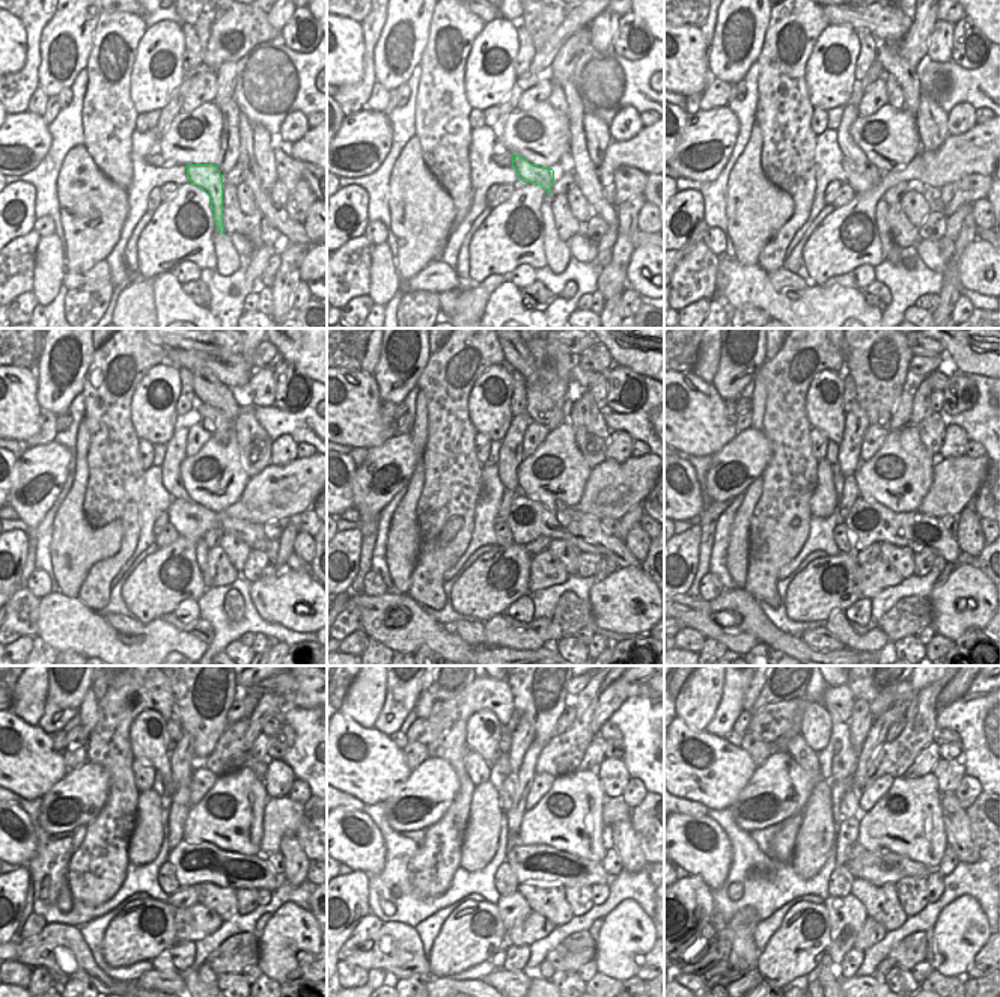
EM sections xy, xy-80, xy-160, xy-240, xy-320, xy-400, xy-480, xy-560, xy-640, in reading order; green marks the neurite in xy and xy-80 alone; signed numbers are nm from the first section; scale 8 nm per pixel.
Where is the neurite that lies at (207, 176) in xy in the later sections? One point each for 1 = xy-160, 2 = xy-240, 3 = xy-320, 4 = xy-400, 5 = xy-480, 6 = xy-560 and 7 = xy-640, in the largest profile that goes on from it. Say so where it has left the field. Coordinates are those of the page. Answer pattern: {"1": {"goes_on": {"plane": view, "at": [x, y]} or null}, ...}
{"1": {"goes_on": {"plane": "xy-160", "at": [850, 149]}}, "2": {"goes_on": {"plane": "xy-240", "at": [175, 448]}}, "3": {"goes_on": {"plane": "xy-320", "at": [511, 455]}}, "4": {"goes_on": {"plane": "xy-400", "at": [848, 454]}}, "5": {"goes_on": {"plane": "xy-480", "at": [182, 759]}}, "6": {"goes_on": {"plane": "xy-560", "at": [523, 732]}}, "7": {"goes_on": {"plane": "xy-640", "at": [860, 722]}}}

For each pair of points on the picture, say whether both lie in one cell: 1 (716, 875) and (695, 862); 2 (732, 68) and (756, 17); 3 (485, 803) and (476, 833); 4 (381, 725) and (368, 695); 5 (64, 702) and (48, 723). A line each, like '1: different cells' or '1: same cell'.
1: same cell
2: same cell
3: same cell
4: different cells
5: same cell

